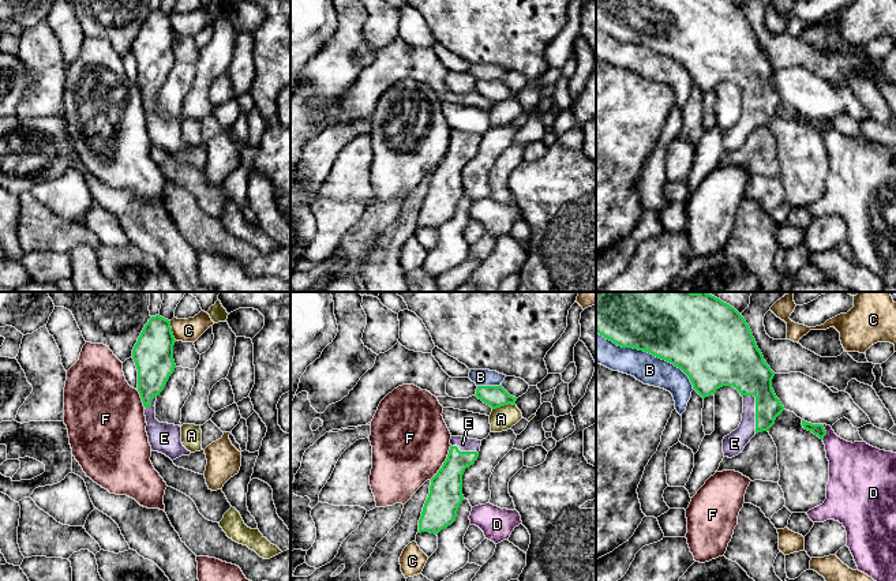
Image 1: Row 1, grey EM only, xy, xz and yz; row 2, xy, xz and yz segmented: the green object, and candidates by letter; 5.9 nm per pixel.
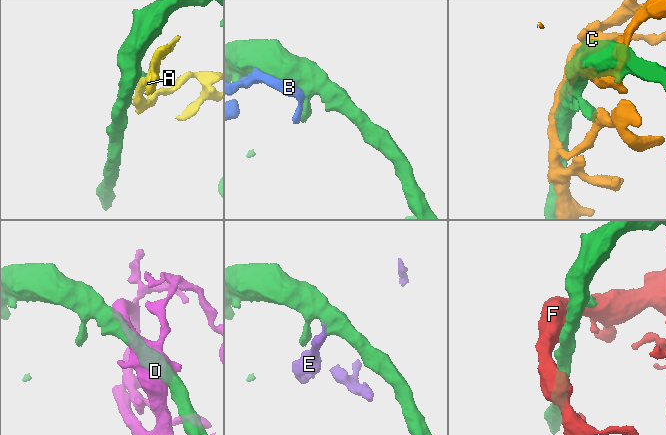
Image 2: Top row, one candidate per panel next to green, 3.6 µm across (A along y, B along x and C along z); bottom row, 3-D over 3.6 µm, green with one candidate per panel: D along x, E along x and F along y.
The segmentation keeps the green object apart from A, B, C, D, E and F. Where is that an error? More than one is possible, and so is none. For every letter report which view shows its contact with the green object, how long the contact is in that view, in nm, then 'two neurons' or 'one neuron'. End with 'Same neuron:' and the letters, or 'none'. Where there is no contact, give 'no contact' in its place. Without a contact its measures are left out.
A: contact in xz; length 140 nm; two neurons
B: contact in yz; length 650 nm; two neurons
C: contact in xy; length 130 nm; two neurons
D: contact in yz; length 100 nm; two neurons
E: contact in yz; length 240 nm; one neuron
F: contact in xz; length 240 nm; two neurons
Same neuron: E

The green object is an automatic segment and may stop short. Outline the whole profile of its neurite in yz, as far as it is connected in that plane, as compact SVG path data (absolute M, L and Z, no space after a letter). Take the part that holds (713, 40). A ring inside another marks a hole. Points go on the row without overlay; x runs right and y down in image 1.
M596 0L596 27L618 41L648 46L681 63L702 93L723 80L735 82L743 91L743 108L739 121L723 134L724 151L742 147L756 128L768 125L786 105L772 83L775 67L764 55L745 12L731 0Z

